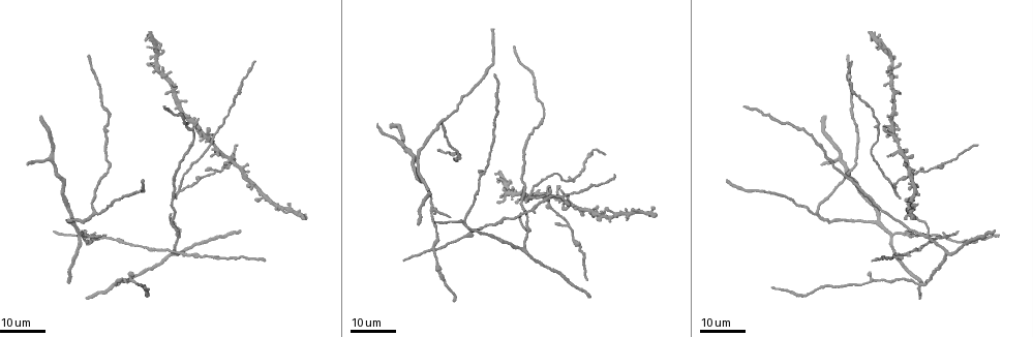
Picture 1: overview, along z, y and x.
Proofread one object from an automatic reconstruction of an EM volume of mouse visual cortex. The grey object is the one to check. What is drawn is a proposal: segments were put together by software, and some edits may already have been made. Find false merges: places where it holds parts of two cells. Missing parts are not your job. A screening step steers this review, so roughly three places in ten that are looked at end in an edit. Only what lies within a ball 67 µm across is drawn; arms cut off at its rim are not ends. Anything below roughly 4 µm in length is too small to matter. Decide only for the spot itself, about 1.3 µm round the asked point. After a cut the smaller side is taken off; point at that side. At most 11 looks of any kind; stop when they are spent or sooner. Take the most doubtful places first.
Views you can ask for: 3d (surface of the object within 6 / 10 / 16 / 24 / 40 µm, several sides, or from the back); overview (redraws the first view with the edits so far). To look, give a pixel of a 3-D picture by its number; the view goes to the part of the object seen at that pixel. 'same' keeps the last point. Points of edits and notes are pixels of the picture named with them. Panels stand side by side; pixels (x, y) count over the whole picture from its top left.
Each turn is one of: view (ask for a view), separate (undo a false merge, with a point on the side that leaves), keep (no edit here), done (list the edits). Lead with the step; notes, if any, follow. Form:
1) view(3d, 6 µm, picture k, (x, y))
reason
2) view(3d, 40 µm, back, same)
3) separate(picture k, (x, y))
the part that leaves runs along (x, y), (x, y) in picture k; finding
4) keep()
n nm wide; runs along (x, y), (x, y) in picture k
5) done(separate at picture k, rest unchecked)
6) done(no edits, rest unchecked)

view(3d, 24 µm, picture 1, (435, 249))
four arms meet

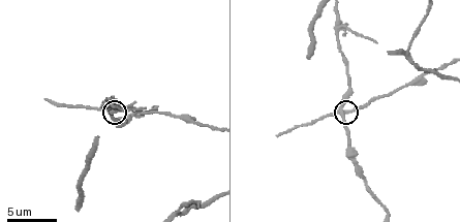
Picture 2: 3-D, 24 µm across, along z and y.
view(3d, 10 µm, picture 2, (343, 113))

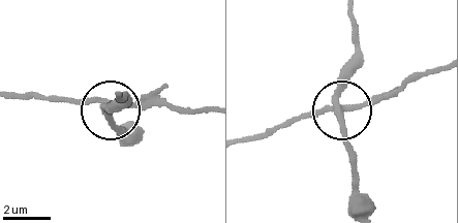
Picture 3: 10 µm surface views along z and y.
separate(picture 3, (141, 98))
280 nm wide; the part that leaves runs along (343, 109), (395, 95), (436, 71) in picture 3; a second cell is stuck on

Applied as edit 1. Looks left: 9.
view(3d, 16 µm, picture 1, (181, 192))
three-way junction

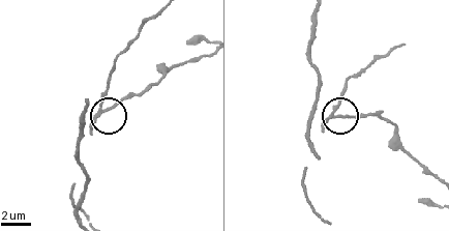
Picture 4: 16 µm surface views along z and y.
view(3d, 10 µm, picture 4, (105, 110))

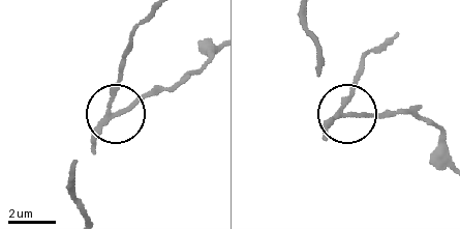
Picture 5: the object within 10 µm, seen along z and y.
separate(picture 5, (136, 97))
170 nm wide; the part that leaves runs along (339, 116), (408, 111), (437, 129), (446, 152) in picture 5; two cells meet here

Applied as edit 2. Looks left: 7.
view(3d, 16 µm, picture 1, (565, 179))
three arms meet

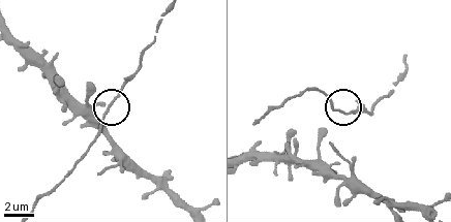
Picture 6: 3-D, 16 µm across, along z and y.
view(3d, 6 µm, picture 6, (340, 112))

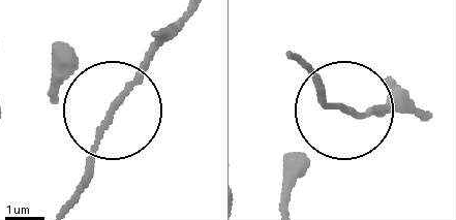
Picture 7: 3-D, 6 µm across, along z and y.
keep()
all the same cell

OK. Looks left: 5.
view(overview)

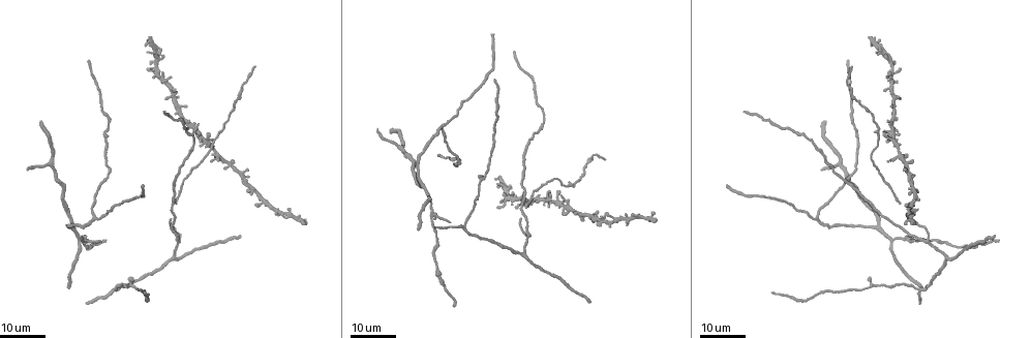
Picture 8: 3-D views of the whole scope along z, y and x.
view(3d, 24 µm, picture 8, (114, 289))

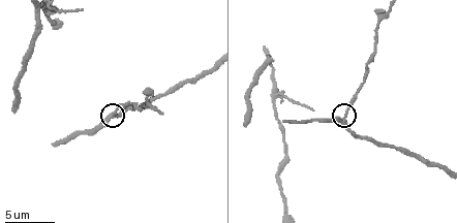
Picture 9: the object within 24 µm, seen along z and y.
view(3d, 10 µm, picture 9, (345, 121))
closer look

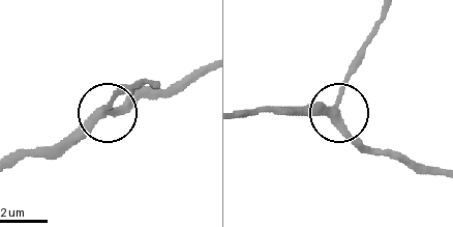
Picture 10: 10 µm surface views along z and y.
view(3d, 10 µm, back, picture 10, (101, 110))

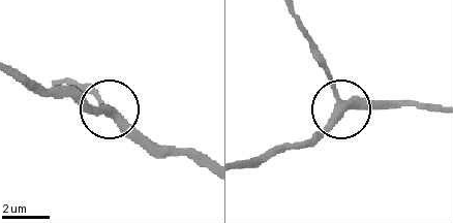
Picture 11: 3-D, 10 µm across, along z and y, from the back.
keep()
290 nm wide; continuous, no second cell

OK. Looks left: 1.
view(3d, 6 µm, picture 9, (273, 100))
three-way junction

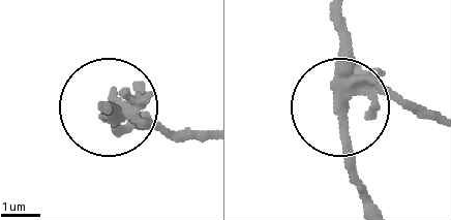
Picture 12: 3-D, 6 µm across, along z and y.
separate(picture 12, (168, 131))
3 arms; the part that leaves runs along (351, 90), (437, 114) in picture 12; two cells meet here

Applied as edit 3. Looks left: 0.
done(separate at picture 3, separate at picture 5, separate at picture 12, rest unchecked)

